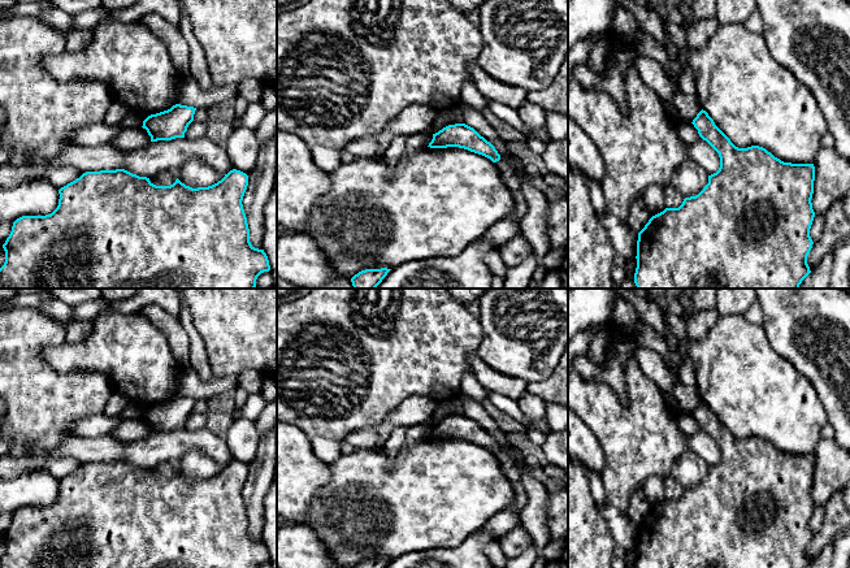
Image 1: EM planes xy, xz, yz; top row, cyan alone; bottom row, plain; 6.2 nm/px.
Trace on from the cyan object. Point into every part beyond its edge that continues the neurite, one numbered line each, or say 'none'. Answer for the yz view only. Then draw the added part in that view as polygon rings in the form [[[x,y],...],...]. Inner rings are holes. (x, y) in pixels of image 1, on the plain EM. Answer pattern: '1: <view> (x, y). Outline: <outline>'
none

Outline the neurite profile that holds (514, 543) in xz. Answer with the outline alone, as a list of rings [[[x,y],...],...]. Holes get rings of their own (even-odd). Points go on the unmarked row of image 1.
[[[517,525],[498,542],[503,554],[511,559],[520,556],[532,545],[532,538],[521,525]]]

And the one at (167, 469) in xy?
[[[159,464],[156,467],[149,468],[151,474],[156,477],[170,477],[175,473],[177,465],[175,464]]]

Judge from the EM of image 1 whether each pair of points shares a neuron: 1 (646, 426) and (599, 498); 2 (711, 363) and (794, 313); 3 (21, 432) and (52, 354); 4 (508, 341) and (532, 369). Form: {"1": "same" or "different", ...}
{"1": "different", "2": "different", "3": "different", "4": "same"}

